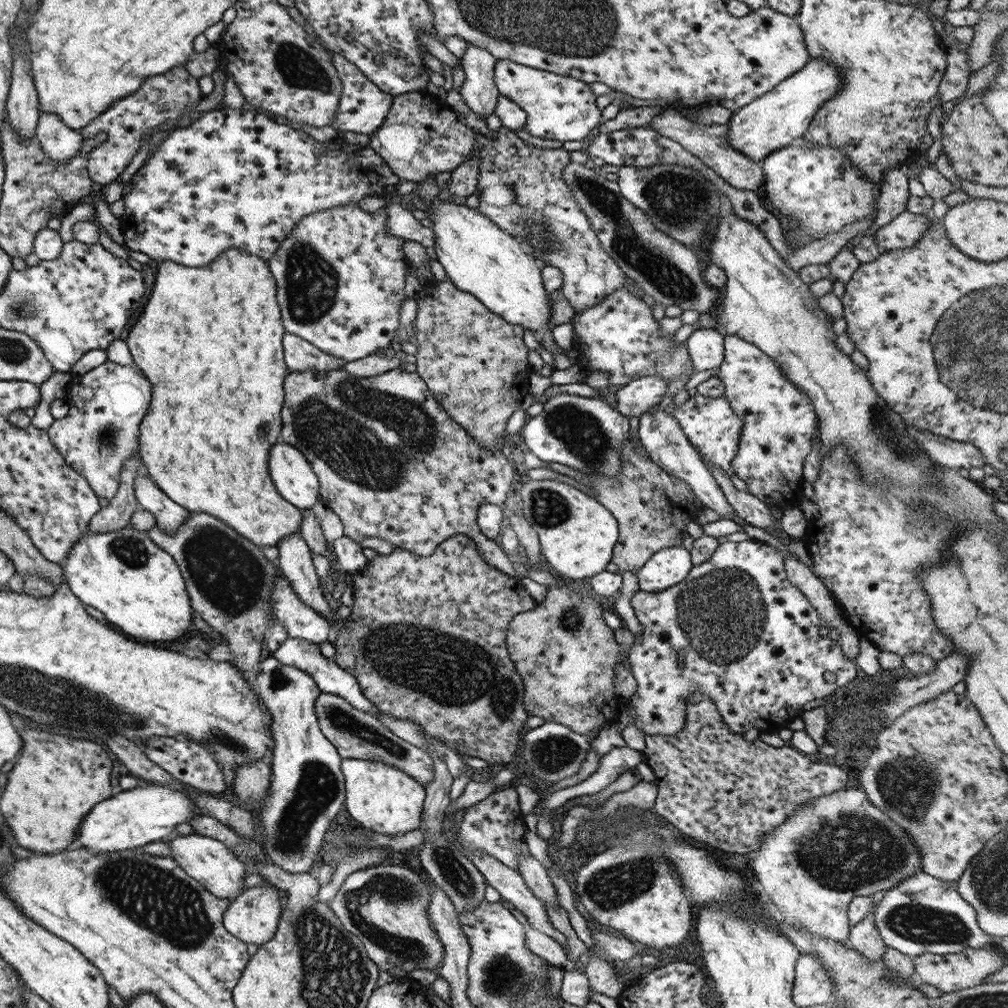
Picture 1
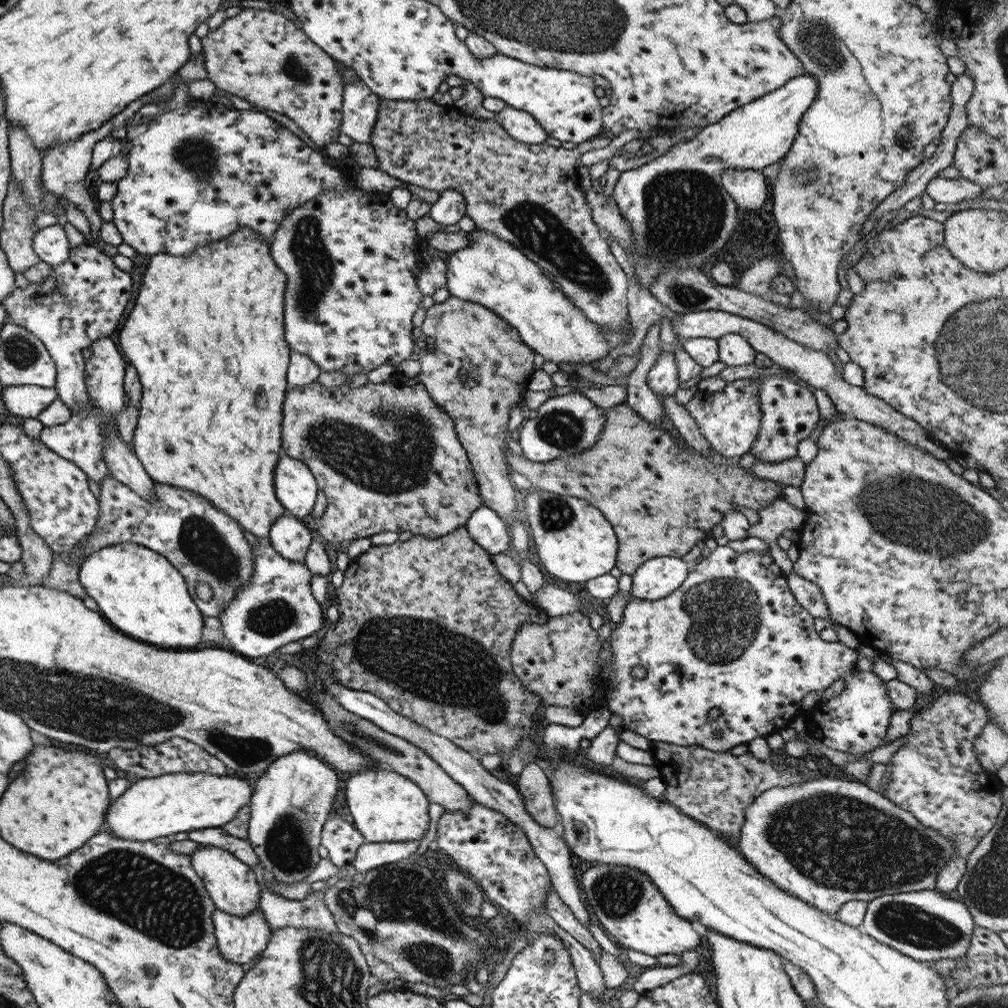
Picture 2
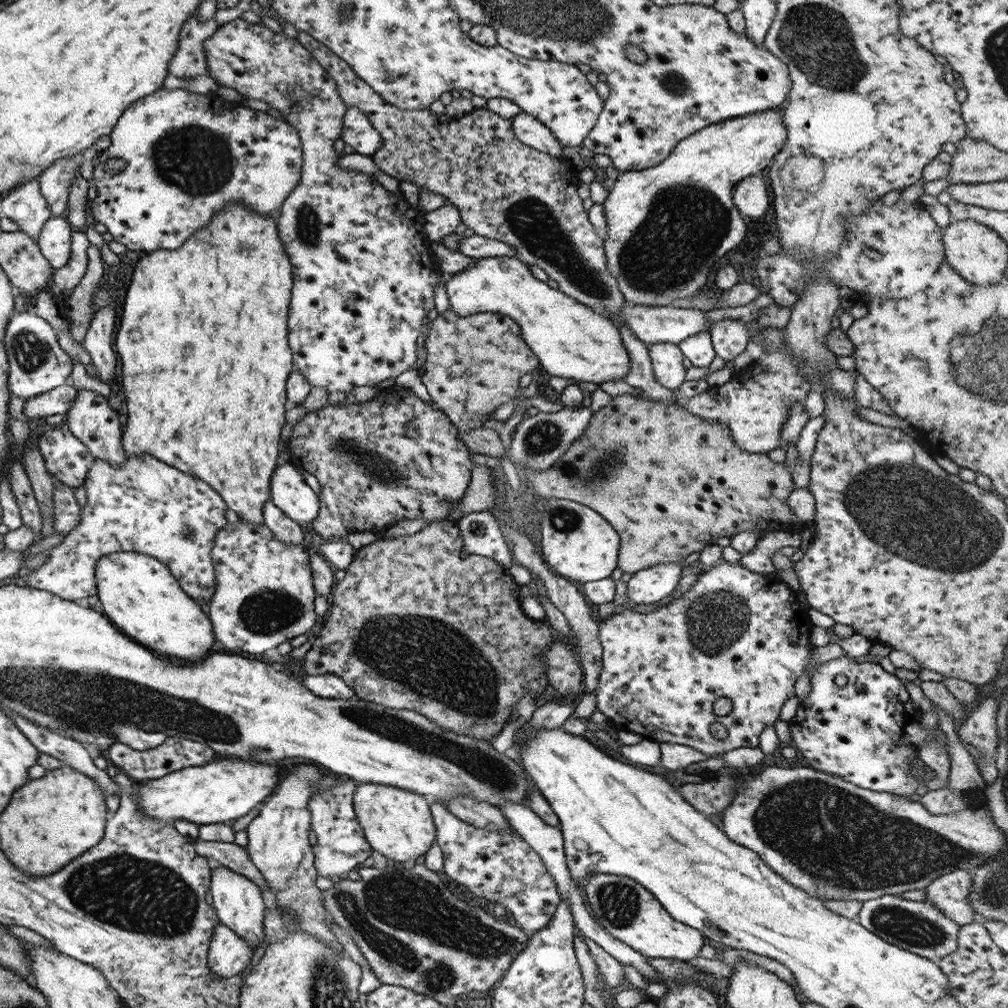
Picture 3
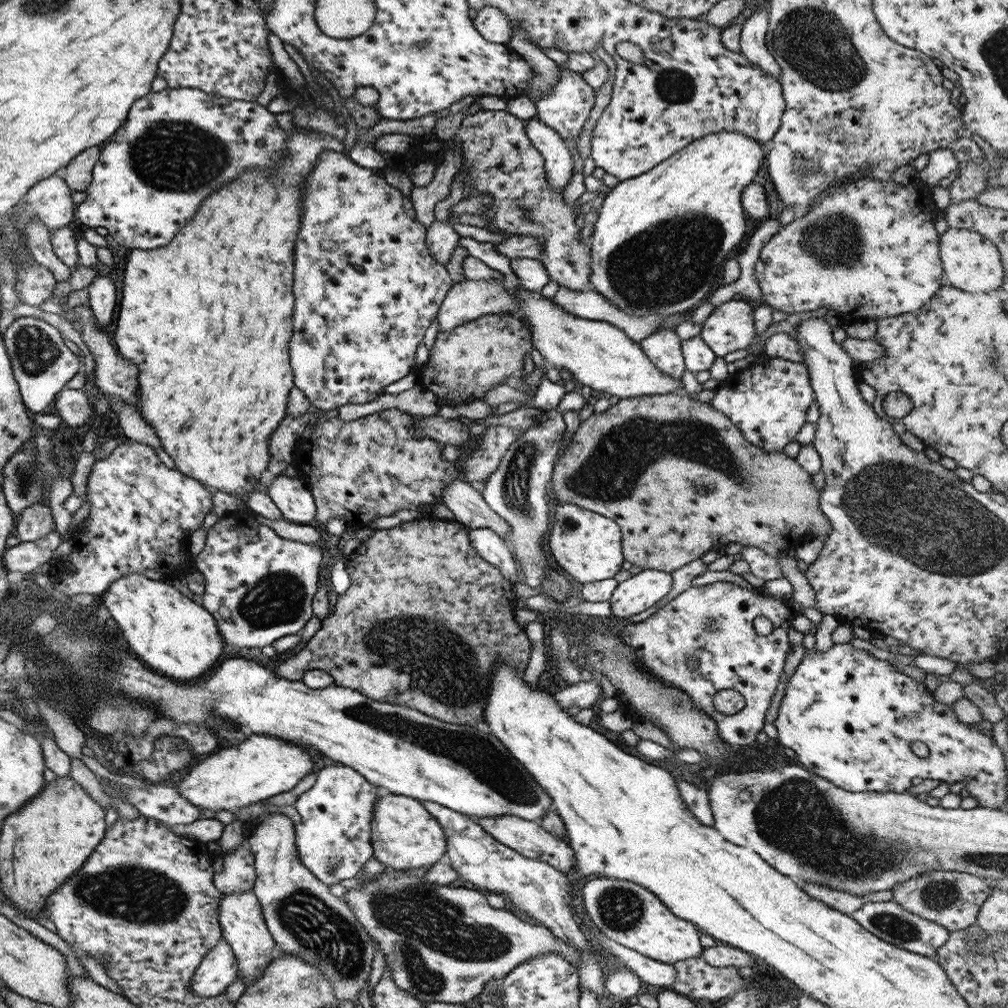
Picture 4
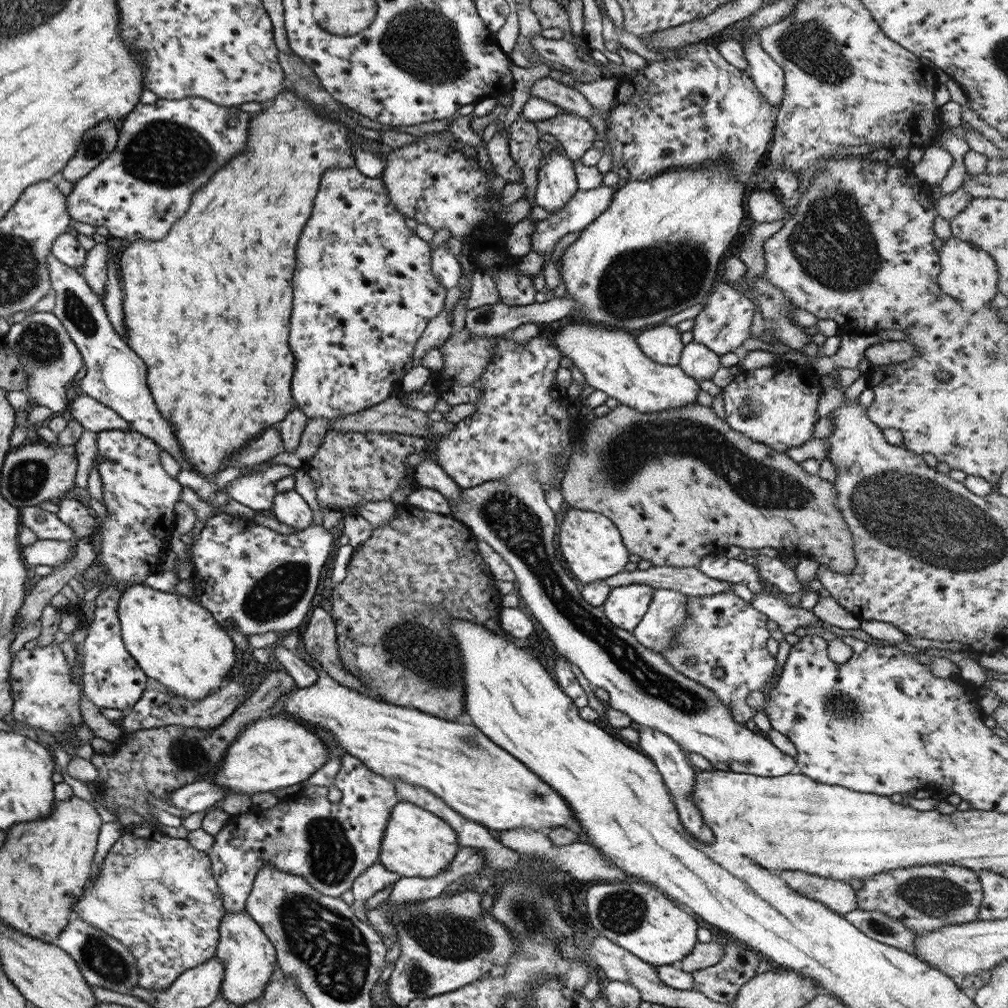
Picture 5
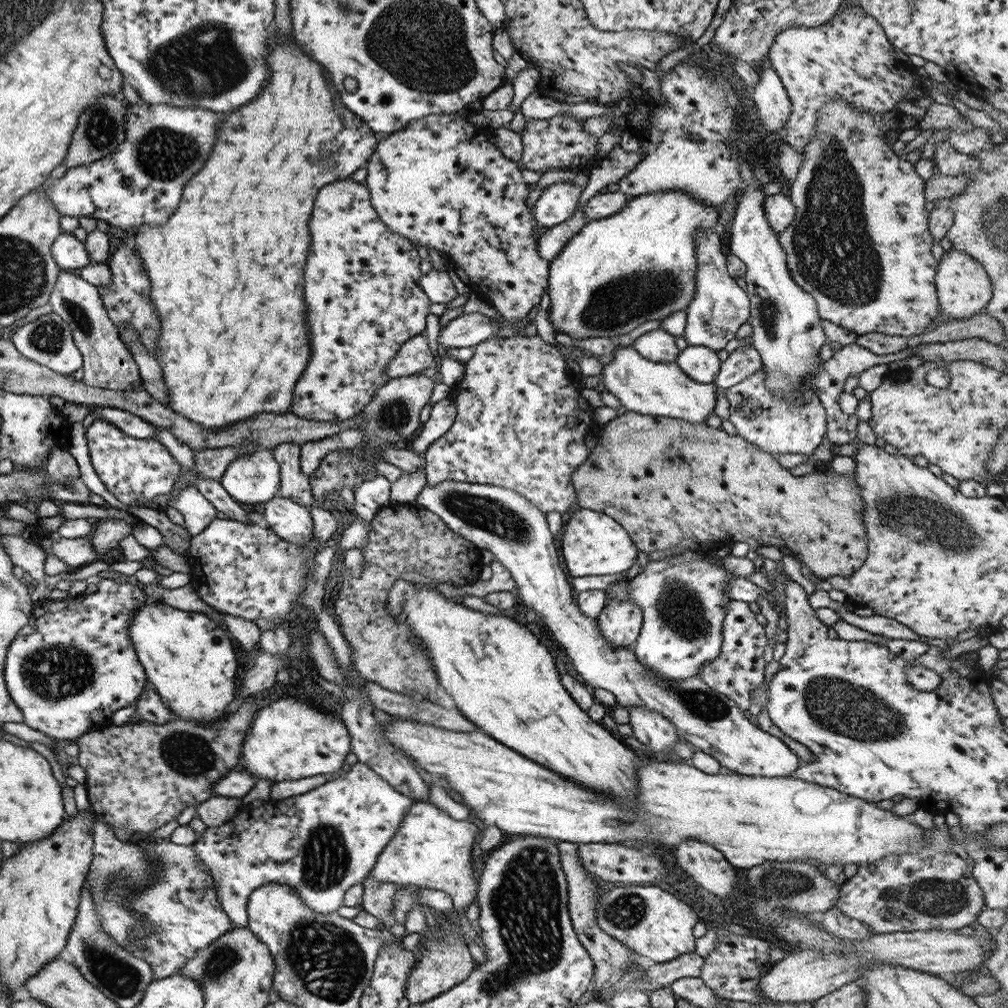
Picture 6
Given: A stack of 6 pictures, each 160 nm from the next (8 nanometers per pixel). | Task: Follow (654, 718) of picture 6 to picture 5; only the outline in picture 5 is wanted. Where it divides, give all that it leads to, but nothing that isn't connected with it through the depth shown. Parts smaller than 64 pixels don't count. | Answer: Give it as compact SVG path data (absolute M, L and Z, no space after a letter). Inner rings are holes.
M640 726L637 732L639 733L637 744L639 744L639 748L641 748L641 753L647 758L652 759L653 764L657 767L659 774L662 776L663 784L666 786L670 794L670 799L675 805L680 824L683 825L683 828L685 828L693 838L696 838L696 841L707 844L713 842L714 836L711 829L707 825L704 825L702 814L697 808L697 805L692 801L692 784L694 783L694 776L697 770L687 766L681 748L666 734L657 732L652 728L647 728L646 726Z

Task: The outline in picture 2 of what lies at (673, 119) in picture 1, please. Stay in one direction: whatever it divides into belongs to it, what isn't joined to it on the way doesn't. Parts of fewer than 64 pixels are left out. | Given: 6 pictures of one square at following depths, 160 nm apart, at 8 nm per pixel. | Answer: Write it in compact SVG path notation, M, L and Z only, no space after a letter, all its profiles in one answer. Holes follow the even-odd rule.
M723 169L721 186L736 203L745 210L755 210L767 198L767 182L761 170Z

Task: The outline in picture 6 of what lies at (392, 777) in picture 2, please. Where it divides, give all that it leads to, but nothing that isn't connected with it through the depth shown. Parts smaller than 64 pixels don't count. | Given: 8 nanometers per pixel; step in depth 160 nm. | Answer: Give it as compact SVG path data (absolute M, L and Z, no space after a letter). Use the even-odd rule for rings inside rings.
M413 802L365 878L388 882L397 887L417 886L420 889L445 892L452 900L453 913L459 919L458 924L465 936L467 951L473 961L479 964L485 963L485 953L475 944L478 932L465 917L465 910L478 891L471 866L471 846L478 831L469 818L457 821L429 802Z

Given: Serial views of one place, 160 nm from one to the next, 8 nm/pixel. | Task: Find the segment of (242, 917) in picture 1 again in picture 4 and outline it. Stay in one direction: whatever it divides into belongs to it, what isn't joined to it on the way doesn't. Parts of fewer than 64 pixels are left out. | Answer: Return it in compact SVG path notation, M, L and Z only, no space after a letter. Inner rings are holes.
M220 939L207 951L191 975L189 990L197 998L209 999L219 996L238 978L237 969L231 947Z

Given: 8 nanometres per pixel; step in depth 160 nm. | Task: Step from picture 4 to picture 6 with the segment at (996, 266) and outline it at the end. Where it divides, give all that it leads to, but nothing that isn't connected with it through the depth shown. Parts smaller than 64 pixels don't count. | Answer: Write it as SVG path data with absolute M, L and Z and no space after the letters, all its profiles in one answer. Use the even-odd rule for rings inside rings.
M953 248L948 252L945 251L938 260L934 285L940 312L956 320L977 314L989 302L992 295L991 281L983 266L973 257Z

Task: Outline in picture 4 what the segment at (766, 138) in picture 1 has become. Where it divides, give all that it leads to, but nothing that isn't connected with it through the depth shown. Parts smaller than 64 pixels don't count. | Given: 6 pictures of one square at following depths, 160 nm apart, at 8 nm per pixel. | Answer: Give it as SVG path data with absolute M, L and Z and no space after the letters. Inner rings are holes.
M721 131L713 134L706 134L692 143L687 144L681 150L674 152L669 158L656 164L651 170L647 170L639 176L619 181L614 187L608 189L608 192L602 198L602 202L597 208L597 219L593 224L593 233L591 235L591 254L590 267L591 274L589 282L593 286L592 290L604 296L611 301L614 307L619 308L624 313L636 314L639 316L657 313L660 315L669 315L674 312L683 312L685 310L696 308L701 302L706 300L710 295L713 284L723 286L721 274L723 274L725 256L741 242L745 236L745 213L740 203L740 196L746 185L752 183L764 152L762 146L755 139L737 131Z

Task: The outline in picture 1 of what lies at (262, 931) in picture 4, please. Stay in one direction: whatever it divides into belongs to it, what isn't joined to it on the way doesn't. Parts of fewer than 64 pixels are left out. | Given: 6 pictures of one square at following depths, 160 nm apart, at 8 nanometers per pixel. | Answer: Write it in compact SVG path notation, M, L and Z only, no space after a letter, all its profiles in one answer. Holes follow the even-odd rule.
M195 833L171 835L165 841L169 846L168 856L179 864L187 876L203 886L215 898L225 898L229 902L231 898L237 898L239 890L245 889L243 882L247 874L244 864L239 862L231 848L227 848L222 842Z

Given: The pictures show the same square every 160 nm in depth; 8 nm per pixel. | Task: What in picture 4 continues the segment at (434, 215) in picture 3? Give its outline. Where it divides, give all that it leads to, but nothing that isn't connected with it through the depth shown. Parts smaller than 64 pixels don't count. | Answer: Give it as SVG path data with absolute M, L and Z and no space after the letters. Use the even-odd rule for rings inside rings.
M434 220L424 232L424 241L431 256L443 266L449 260L453 248L458 246L458 237L447 221Z

